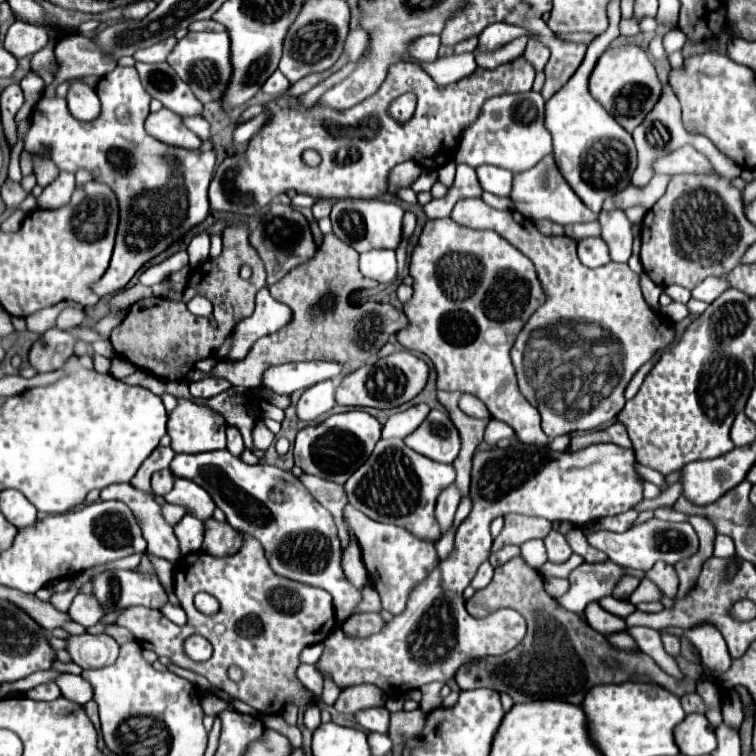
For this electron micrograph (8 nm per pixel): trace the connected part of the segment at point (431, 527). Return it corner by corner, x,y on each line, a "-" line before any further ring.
380,439
364,465
344,483
344,491
348,503
370,519
404,527
416,537
436,543
440,539
440,525
434,517
436,499
454,479
452,465
432,461
406,447
400,439

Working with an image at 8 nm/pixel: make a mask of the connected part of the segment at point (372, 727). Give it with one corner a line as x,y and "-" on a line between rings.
372,707
366,711
360,711
354,715
358,725
362,725
366,731
378,731
378,733
388,733
390,725
390,713
386,707

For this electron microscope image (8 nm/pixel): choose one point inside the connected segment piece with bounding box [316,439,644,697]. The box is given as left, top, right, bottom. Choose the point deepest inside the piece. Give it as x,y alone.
435,636

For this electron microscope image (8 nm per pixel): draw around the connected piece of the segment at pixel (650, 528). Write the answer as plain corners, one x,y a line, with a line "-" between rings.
648,519
644,523
632,525
626,533
610,533
610,531
598,531
588,537
588,543
600,551
604,551
612,561
616,561
622,567
628,569
652,569
652,565
662,559
670,565
678,563
680,559
692,557
698,551
698,535
690,523
670,523
662,519

